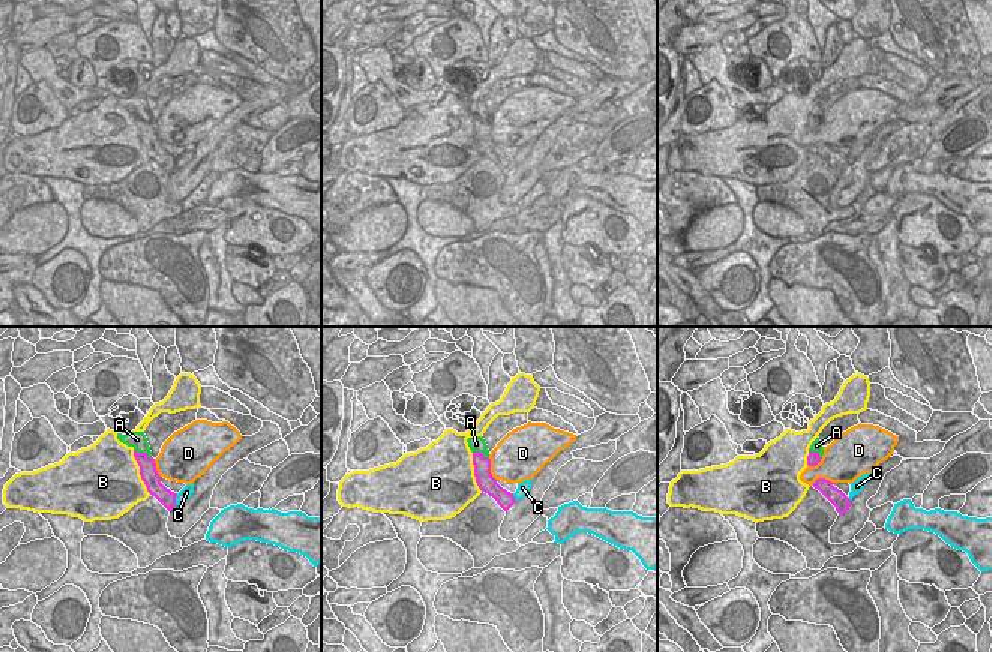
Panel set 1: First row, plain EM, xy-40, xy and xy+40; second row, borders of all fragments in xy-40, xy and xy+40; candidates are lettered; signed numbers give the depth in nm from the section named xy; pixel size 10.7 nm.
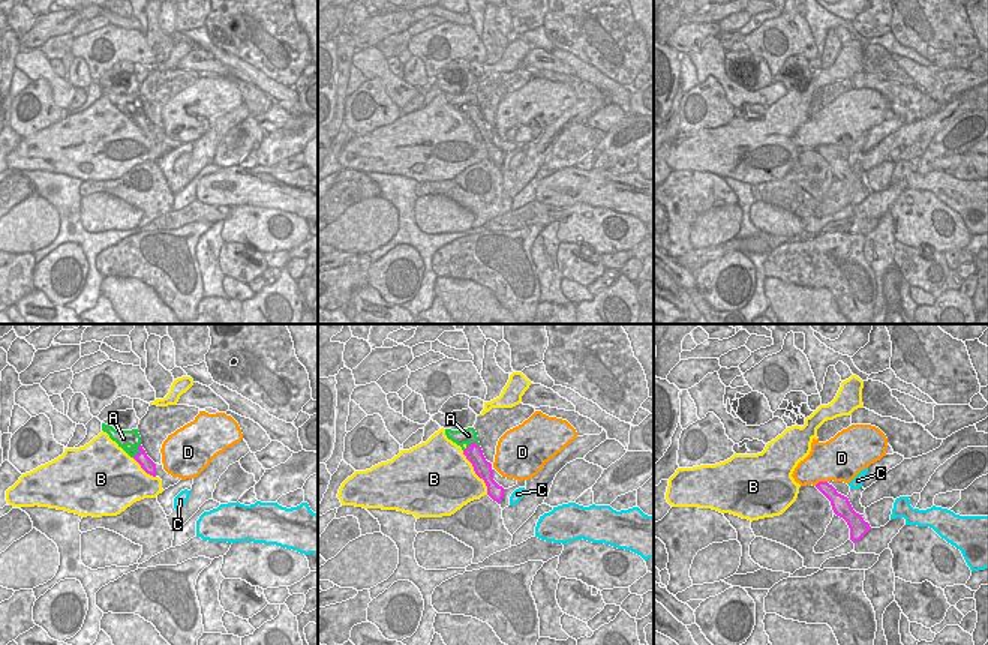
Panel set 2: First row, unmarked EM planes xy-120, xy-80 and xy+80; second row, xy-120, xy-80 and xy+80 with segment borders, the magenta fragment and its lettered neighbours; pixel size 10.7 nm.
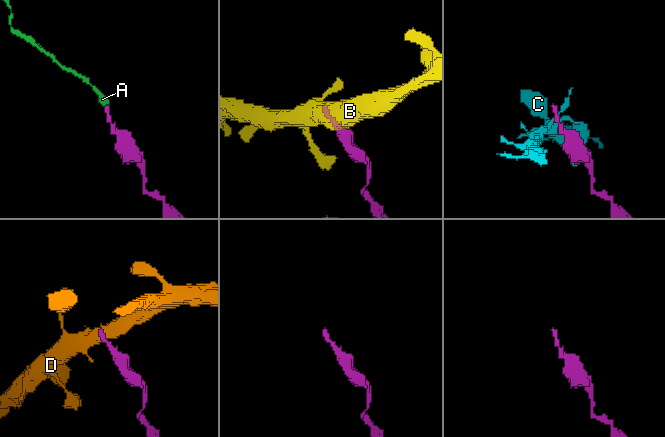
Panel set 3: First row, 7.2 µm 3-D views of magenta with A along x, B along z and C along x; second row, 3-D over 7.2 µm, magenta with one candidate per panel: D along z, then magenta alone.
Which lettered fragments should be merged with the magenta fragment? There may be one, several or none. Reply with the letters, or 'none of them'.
A

